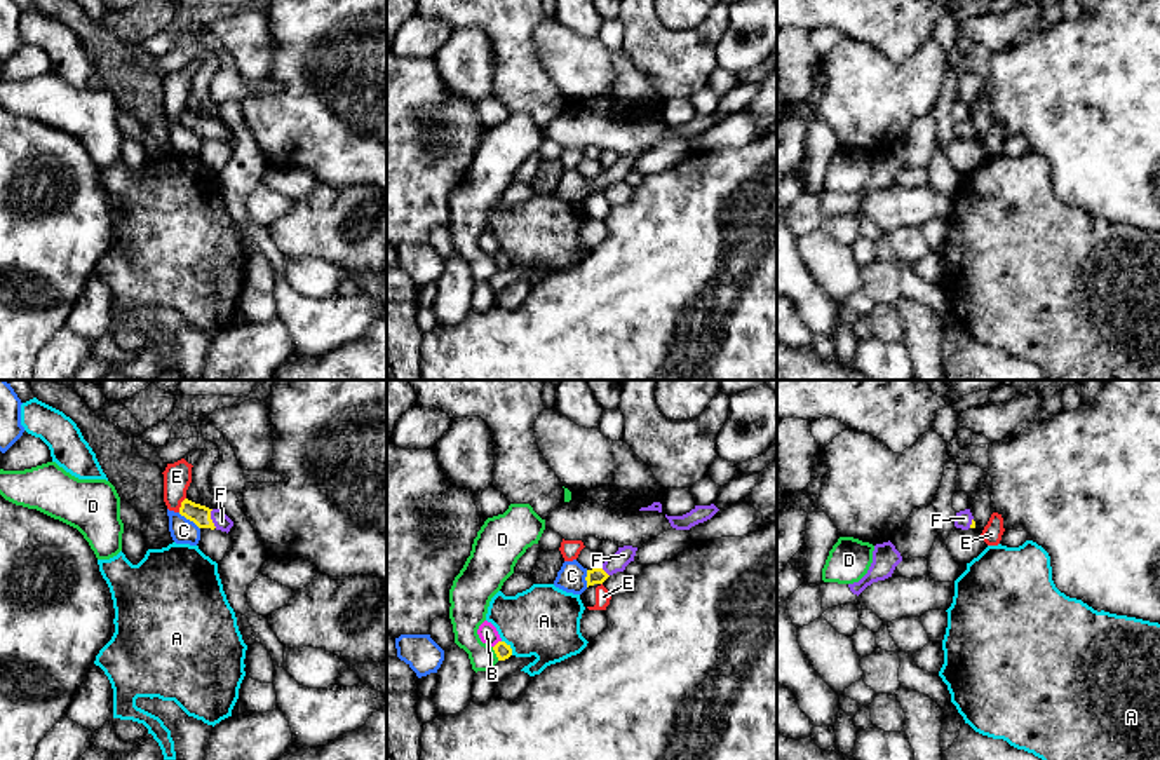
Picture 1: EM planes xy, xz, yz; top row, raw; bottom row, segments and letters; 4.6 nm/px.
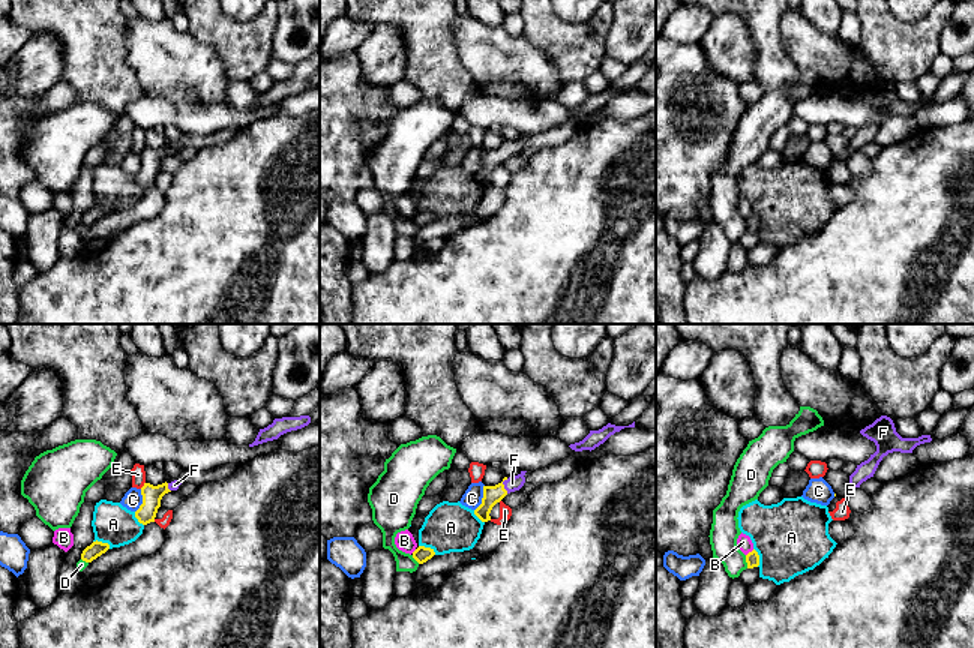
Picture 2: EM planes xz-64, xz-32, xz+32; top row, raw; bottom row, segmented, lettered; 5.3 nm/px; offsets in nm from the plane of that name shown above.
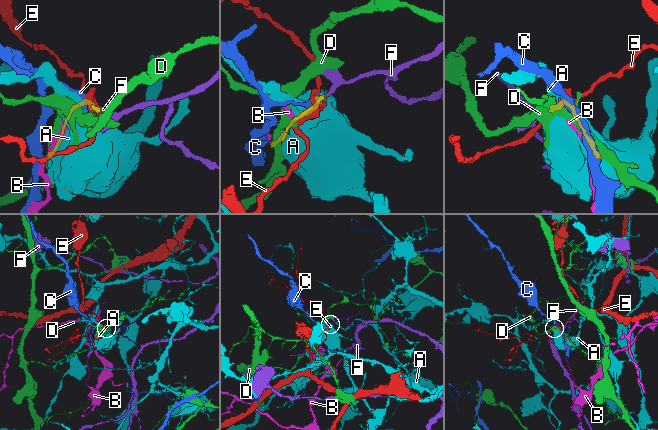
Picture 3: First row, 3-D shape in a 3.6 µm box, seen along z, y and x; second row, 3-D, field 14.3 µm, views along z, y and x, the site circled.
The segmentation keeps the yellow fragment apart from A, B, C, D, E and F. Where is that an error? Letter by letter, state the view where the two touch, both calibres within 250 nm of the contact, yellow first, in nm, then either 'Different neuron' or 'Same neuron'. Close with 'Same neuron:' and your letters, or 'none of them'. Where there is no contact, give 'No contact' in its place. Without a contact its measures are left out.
A: Touches yellow in xz. Thickness 70 nm (yellow) against 340 nm. Different neuron
B: Touches yellow in xz. Thickness 70 nm (yellow) against 90 nm. Different neuron
C: Touches yellow in xy. Thickness 90 nm (yellow) against 120 nm. Different neuron
D: Touches yellow in xz. Thickness 70 nm (yellow) against 180 nm. Different neuron
E: Touches yellow in xy. Thickness 90 nm (yellow) against 130 nm. Different neuron
F: Touches yellow in xy. Thickness 90 nm (yellow) against 80 nm. Same neuron
Same neuron: F

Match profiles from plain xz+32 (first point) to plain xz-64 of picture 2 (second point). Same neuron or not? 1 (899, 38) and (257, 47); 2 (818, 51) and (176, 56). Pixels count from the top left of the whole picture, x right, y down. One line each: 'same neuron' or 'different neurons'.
1: same neuron
2: same neuron

